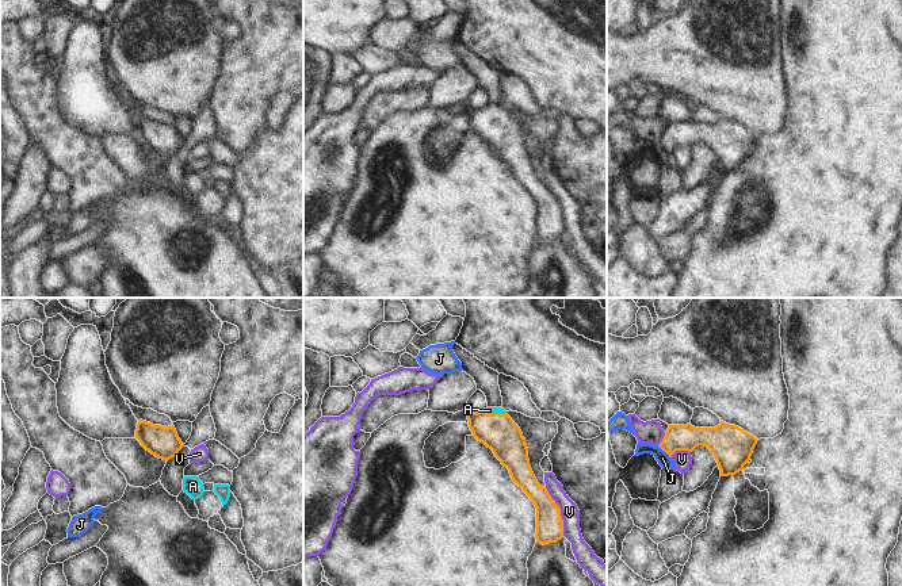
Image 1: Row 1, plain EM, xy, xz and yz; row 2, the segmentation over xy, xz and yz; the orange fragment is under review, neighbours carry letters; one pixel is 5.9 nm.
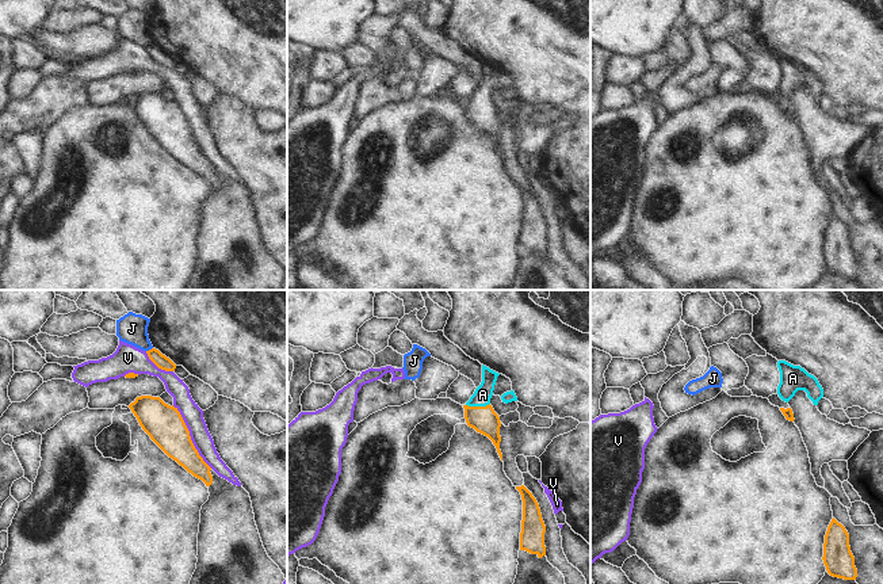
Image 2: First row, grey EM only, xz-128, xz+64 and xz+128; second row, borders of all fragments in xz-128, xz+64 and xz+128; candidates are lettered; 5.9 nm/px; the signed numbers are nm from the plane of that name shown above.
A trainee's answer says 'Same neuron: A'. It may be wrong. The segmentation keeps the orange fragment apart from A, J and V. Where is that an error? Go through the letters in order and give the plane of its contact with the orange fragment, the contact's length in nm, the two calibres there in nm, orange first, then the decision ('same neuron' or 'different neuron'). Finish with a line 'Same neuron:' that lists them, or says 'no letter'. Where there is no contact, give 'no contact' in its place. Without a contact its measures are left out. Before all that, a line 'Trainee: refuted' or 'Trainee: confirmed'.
Trainee: confirmed
A: contact in xz; length 140 nm; calibres 220 and 50 nm; same neuron
J: contact in yz; length 110 nm; calibres 160 and 80 nm; different neuron
V: contact in xz; length 300 nm; calibres 160 and 110 nm; different neuron
Same neuron: A

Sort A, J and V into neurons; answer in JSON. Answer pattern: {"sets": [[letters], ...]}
{"sets": [["A"], ["J"], ["V"]]}

